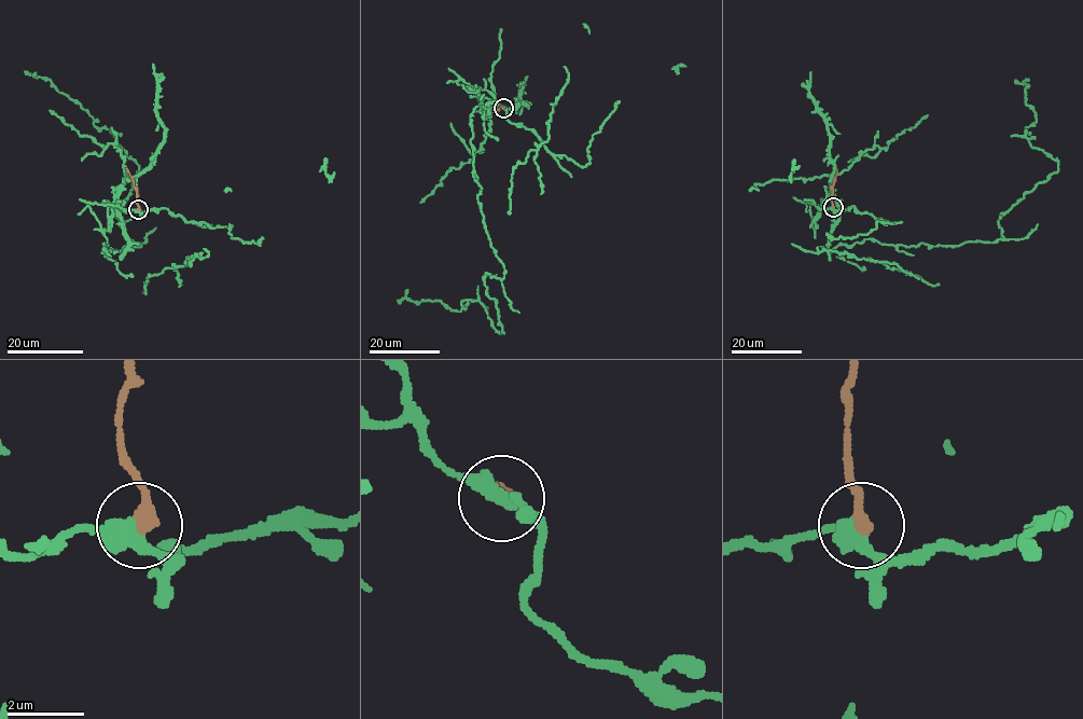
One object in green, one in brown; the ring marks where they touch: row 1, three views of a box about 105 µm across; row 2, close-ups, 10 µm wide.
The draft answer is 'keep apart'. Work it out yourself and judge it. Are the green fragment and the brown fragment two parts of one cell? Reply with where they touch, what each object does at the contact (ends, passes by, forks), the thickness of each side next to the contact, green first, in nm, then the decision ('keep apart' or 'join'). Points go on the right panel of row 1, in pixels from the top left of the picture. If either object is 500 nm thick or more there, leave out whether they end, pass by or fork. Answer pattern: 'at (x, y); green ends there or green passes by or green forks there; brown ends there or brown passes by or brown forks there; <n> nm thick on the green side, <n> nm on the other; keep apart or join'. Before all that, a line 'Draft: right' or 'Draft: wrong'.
Draft: right
at (833, 207); green passes by; brown ends there; 420 nm thick on the green side, 360 nm on the other; keep apart

